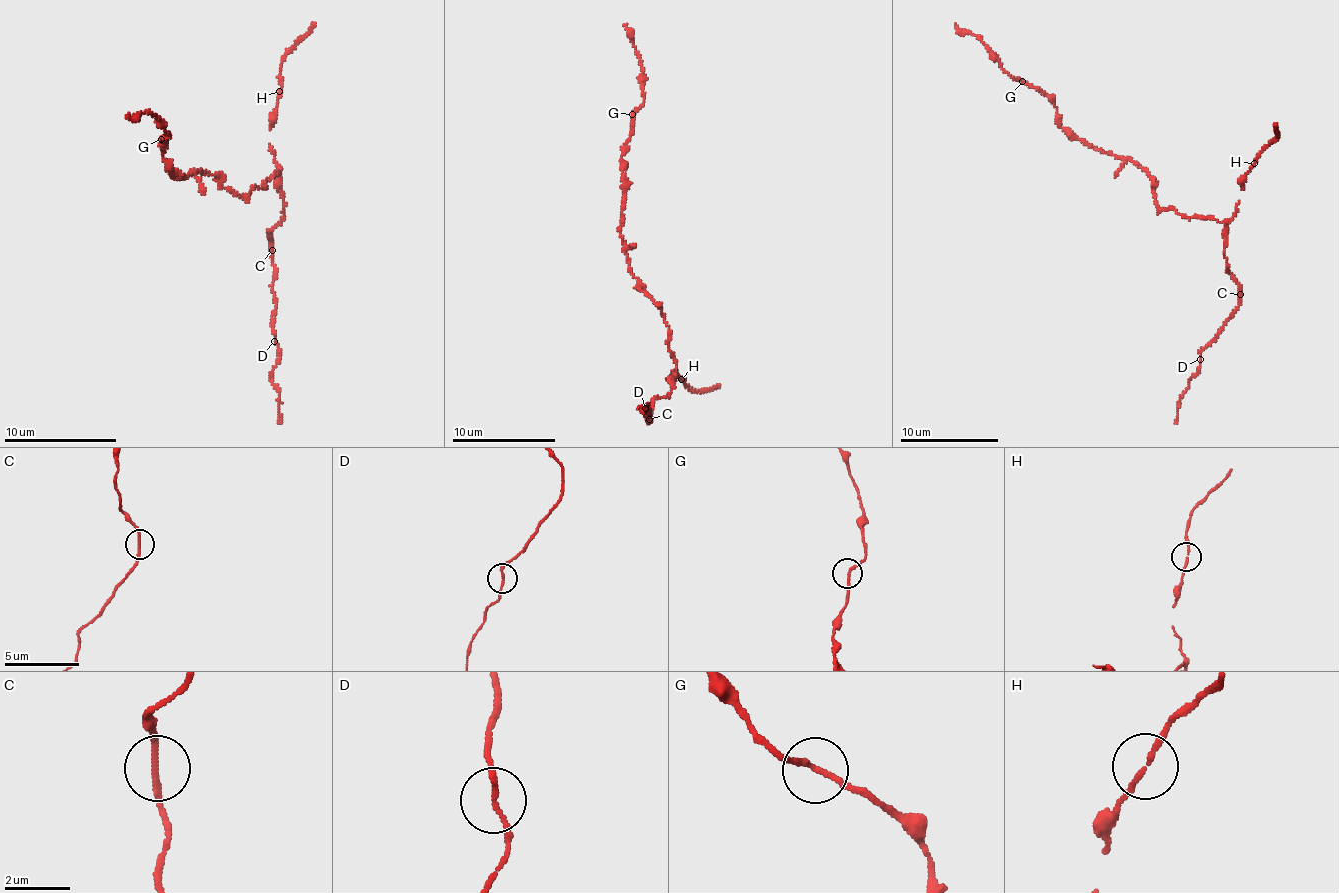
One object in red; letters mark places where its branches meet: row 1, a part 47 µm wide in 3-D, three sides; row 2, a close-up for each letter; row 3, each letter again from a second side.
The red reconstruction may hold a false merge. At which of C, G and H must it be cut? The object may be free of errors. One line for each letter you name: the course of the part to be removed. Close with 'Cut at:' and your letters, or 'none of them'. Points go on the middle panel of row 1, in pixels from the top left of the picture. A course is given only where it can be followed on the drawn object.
Cut at: none of them

